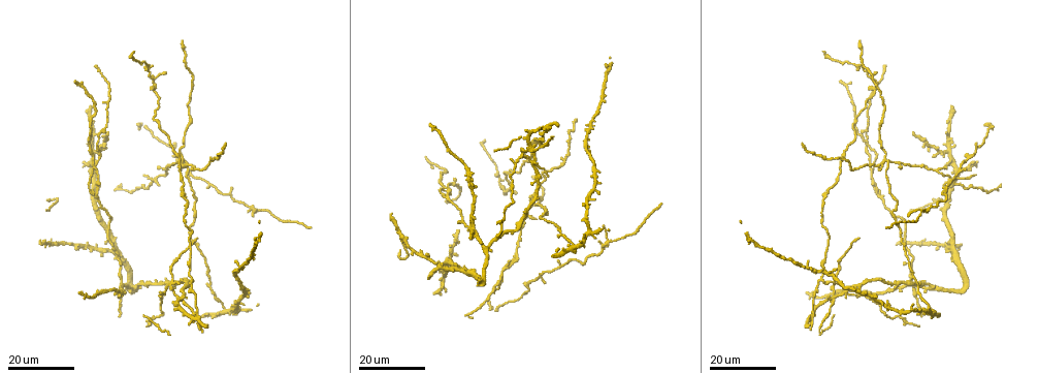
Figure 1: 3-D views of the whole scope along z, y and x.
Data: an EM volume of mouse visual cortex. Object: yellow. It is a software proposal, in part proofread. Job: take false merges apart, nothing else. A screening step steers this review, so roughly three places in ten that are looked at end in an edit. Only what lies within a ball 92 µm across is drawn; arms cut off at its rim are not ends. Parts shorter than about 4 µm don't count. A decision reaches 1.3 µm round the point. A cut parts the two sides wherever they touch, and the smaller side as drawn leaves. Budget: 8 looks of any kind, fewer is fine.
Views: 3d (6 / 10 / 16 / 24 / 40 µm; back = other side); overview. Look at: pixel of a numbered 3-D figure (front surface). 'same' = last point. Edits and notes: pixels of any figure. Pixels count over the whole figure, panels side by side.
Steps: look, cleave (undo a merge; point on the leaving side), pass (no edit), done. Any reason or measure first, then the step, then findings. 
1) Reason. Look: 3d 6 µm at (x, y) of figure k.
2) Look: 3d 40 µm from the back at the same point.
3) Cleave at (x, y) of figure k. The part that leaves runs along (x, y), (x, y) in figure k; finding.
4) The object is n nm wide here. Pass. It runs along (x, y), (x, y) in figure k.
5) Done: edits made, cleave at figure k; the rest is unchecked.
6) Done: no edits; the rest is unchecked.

Look: 3d 16 µm at (94, 151) of figure 1.

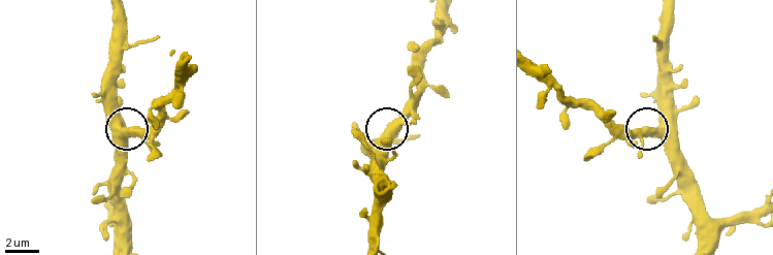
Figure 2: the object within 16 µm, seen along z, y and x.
Closer look. Look: 3d 6 µm at (386, 135) of figure 2.

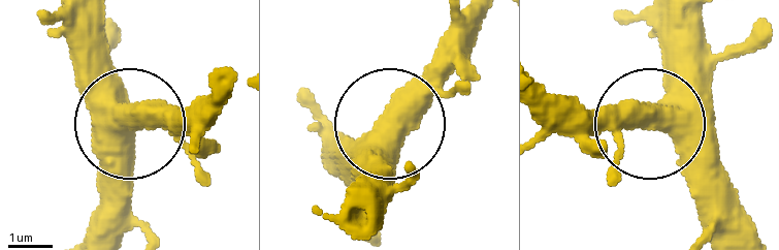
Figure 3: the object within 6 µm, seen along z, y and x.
The object is 550 nm wide here. Pass. All the same neuron.

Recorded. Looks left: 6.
Four arms meet. Look: 3d 24 µm at (182, 160) of figure 1.

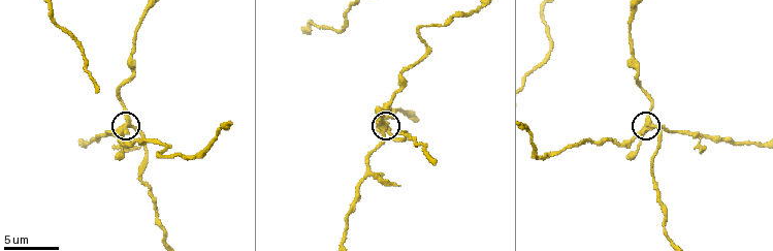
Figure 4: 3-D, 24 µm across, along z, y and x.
Look: 3d 10 µm at (653, 126) of figure 4.

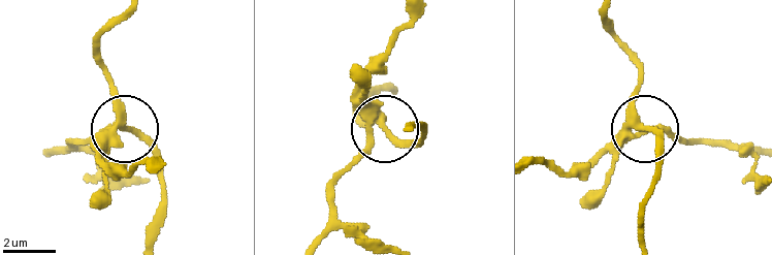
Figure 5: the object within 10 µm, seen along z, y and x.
The object is 290 nm wide here. Cleave at (366, 150) of figure 5. The part that leaves runs along (367, 114), (367, 145), (336, 185), (328, 238) in figure 5; two neurons meet here.

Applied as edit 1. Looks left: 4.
See it whole again. Look: overview.

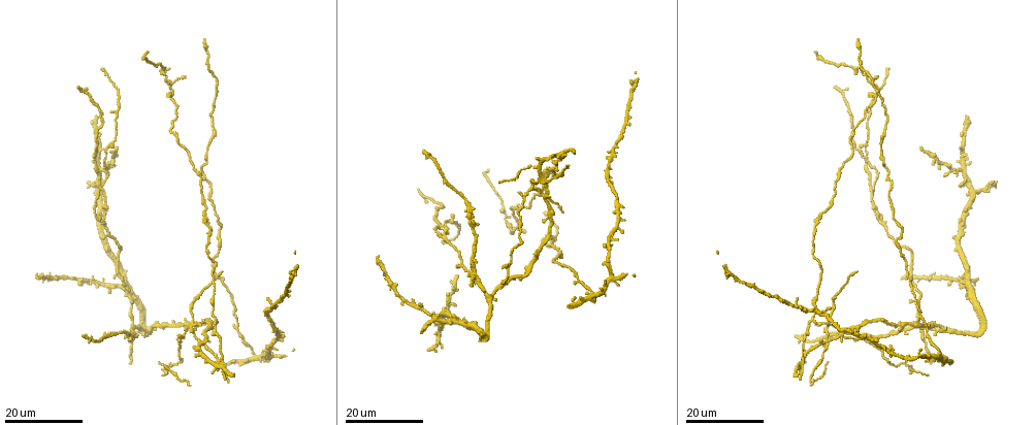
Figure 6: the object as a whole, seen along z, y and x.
Look: 3d 24 µm at (881, 224) of figure 6.

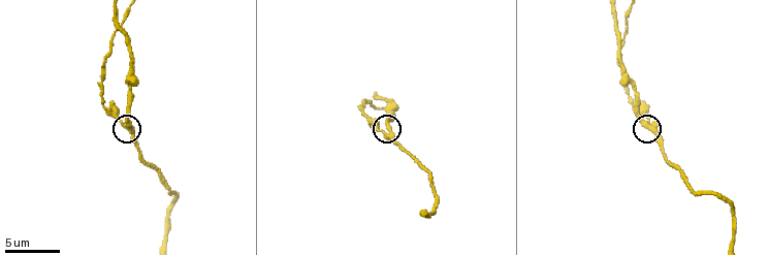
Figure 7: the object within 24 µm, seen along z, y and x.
Look: 3d 6 µm at (386, 135) of figure 7.

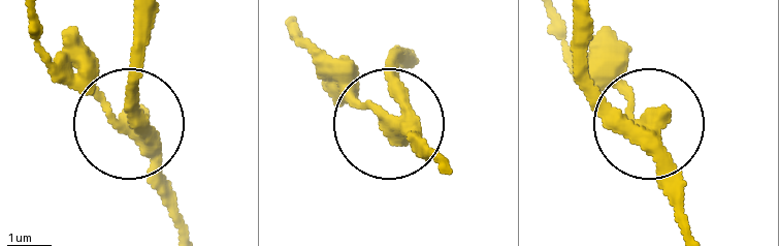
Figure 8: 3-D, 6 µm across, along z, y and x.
The object is 360 nm wide here. Cleave at (103, 98) of figure 8. The part that leaves runs along (650, 141), (558, 18) in figure 8; a second neuron is stuck on.

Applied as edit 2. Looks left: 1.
Done: edits made, cleave at figure 5, cleave at figure 8; the rest is unchecked.

